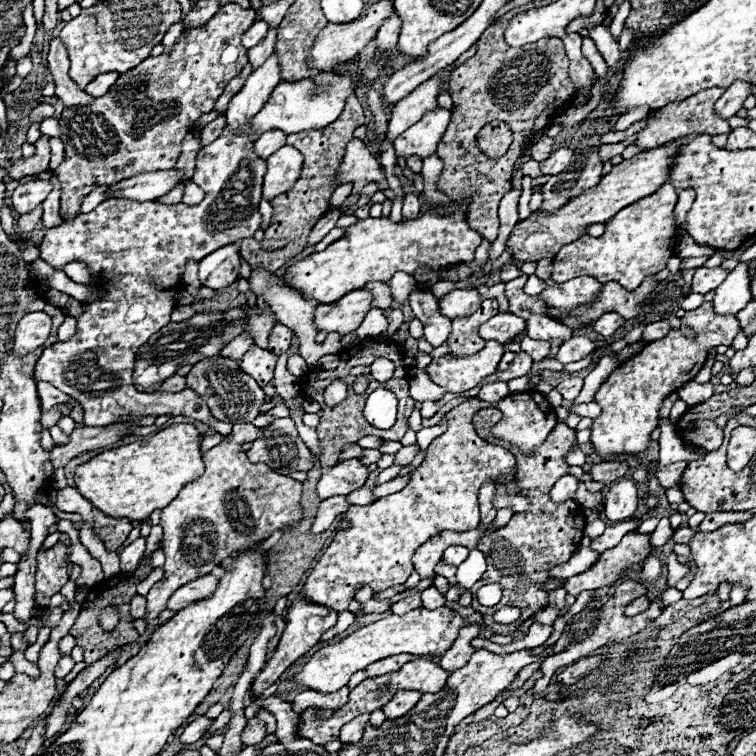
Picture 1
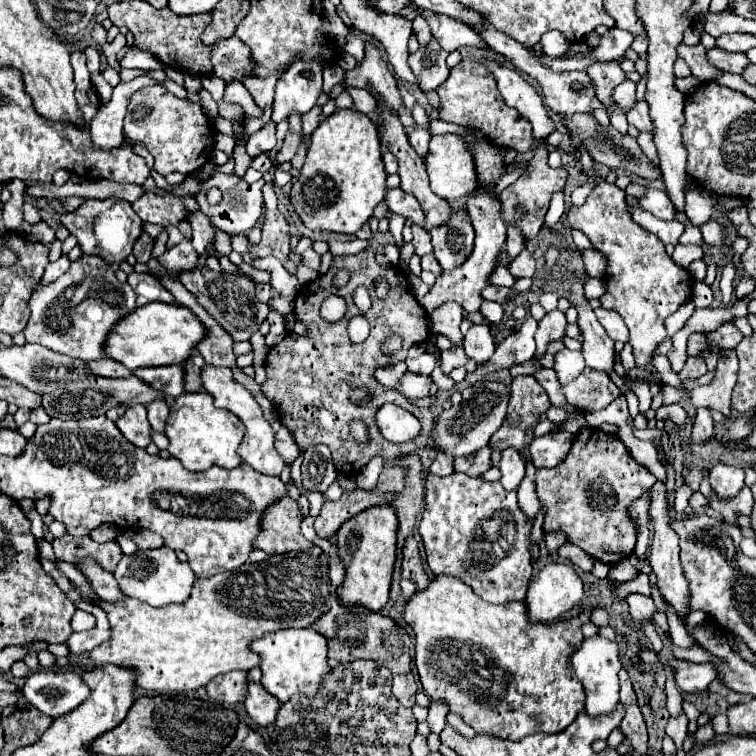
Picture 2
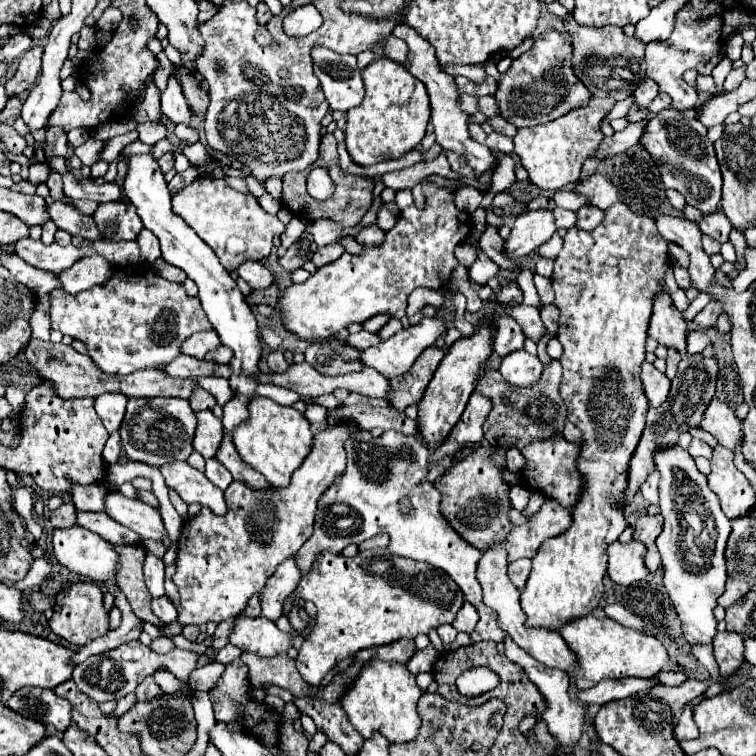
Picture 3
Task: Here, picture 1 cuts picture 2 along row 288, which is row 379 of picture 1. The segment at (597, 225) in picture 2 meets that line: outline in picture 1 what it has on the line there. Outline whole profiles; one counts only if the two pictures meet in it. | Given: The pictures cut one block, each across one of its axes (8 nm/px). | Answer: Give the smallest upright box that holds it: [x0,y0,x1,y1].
[592,302,740,456]

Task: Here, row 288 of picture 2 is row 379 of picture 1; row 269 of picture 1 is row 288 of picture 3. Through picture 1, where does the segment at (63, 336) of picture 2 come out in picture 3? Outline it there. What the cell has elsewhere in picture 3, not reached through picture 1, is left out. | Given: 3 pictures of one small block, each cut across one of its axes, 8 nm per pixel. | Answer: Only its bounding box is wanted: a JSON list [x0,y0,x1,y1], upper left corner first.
[50,270,210,374]

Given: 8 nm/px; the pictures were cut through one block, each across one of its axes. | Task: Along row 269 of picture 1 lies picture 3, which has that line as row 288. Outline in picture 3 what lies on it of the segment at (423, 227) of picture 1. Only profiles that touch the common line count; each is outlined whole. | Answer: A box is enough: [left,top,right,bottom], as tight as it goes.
[280,174,472,340]

